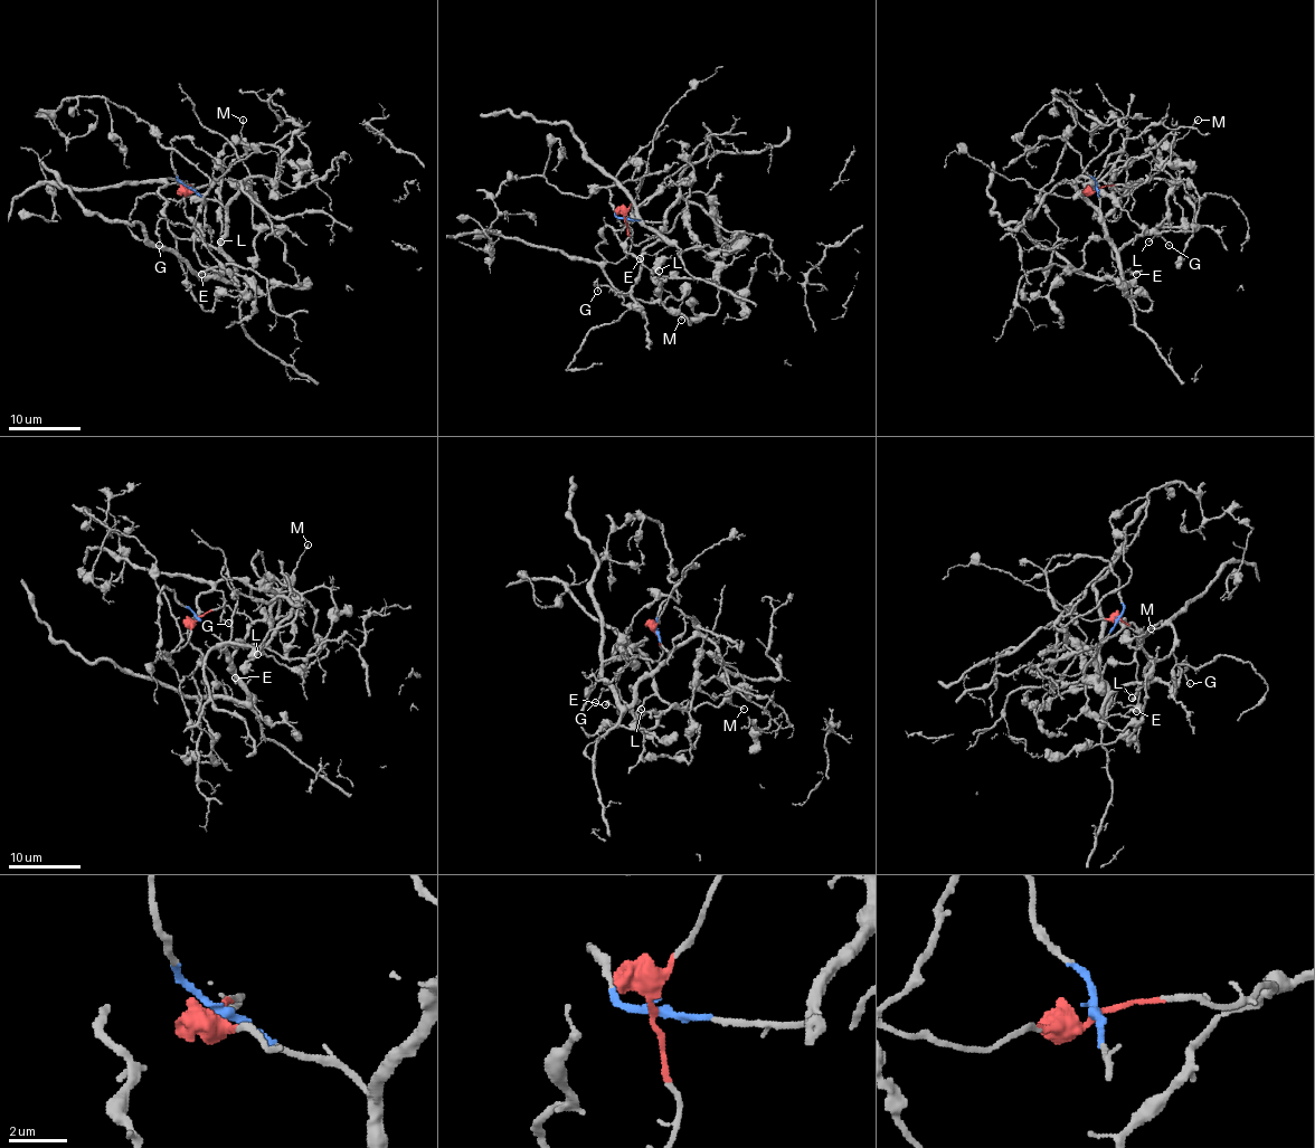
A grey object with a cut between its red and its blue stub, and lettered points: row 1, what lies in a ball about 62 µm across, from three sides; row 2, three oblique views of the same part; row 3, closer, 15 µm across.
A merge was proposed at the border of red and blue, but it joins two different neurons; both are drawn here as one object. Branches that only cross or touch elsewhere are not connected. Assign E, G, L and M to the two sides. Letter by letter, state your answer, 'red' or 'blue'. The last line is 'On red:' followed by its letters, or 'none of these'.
E: blue
G: blue
L: red
M: red
On red: L, M

